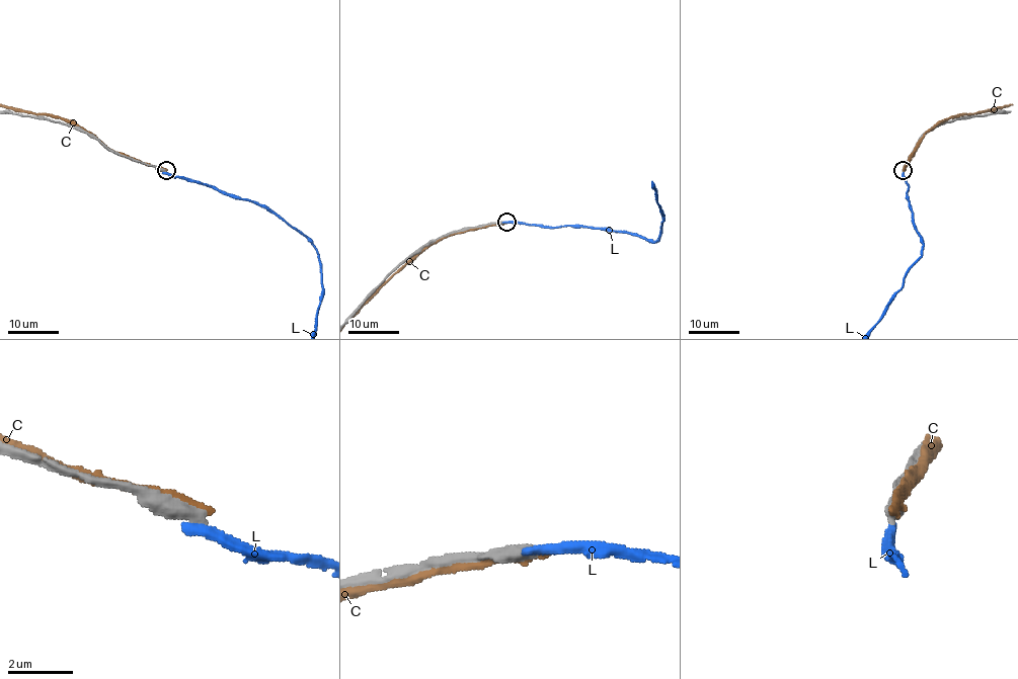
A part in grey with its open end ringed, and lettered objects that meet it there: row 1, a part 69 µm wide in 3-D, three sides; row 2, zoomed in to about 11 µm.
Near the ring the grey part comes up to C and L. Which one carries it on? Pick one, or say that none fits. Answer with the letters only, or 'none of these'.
none of these

